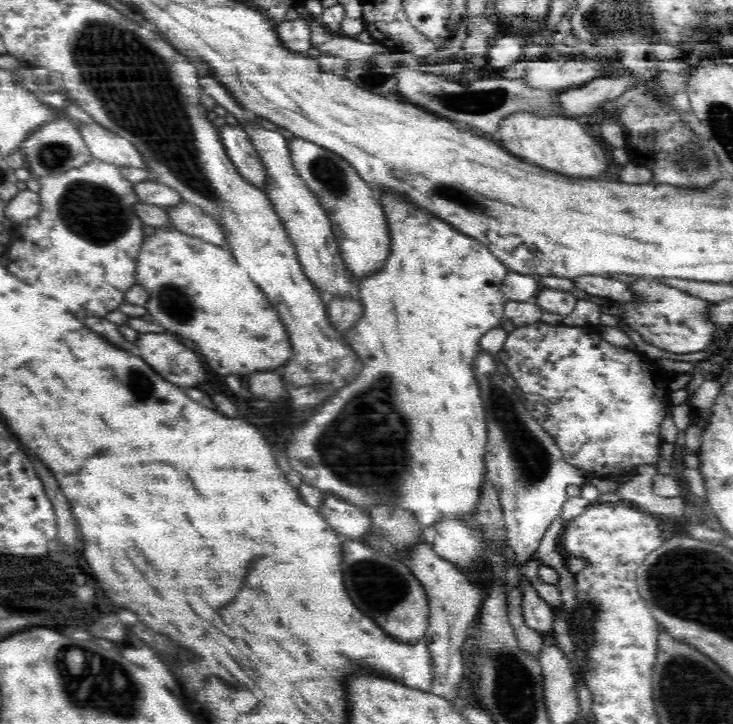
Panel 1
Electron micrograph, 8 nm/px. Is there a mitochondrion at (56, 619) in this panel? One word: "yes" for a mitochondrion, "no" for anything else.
no

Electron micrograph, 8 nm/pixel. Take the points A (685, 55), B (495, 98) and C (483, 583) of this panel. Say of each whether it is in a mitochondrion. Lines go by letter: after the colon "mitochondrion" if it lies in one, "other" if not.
A: other
B: mitochondrion
C: other

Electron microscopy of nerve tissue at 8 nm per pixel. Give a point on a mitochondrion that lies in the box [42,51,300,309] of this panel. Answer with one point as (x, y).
(93, 211)

